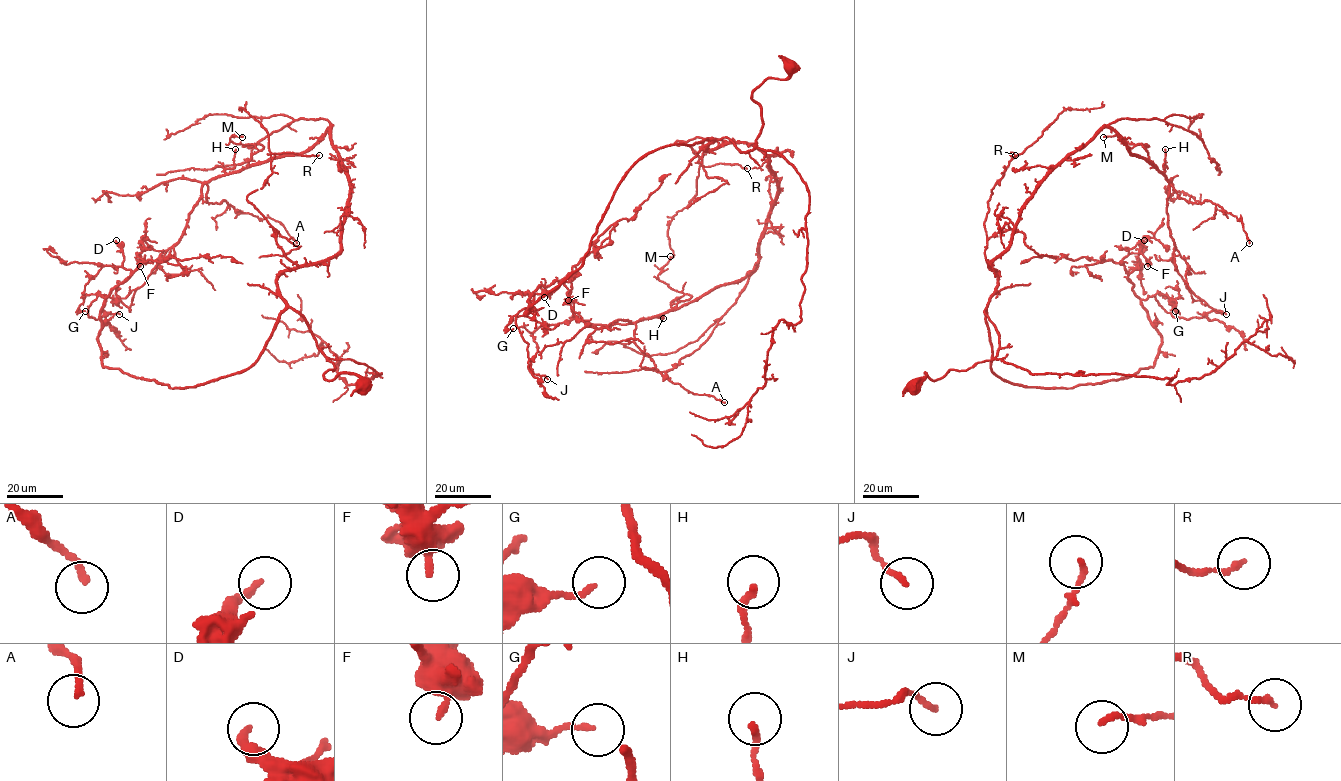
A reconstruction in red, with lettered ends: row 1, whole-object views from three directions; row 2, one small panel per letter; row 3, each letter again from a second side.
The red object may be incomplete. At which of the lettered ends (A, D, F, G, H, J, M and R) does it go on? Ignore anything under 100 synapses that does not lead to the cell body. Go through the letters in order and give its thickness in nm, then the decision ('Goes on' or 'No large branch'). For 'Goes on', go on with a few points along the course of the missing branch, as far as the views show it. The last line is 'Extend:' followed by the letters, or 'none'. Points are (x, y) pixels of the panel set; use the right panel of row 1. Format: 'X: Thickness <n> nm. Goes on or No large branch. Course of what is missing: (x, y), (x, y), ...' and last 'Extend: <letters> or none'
A: Thickness 190 nm. No large branch
D: Thickness 200 nm. No large branch
F: Thickness 280 nm. No large branch
G: Thickness 150 nm. No large branch
H: Thickness 200 nm. No large branch
J: Thickness 140 nm. No large branch
M: Thickness 140 nm. No large branch
R: Thickness 150 nm. No large branch
Extend: none

